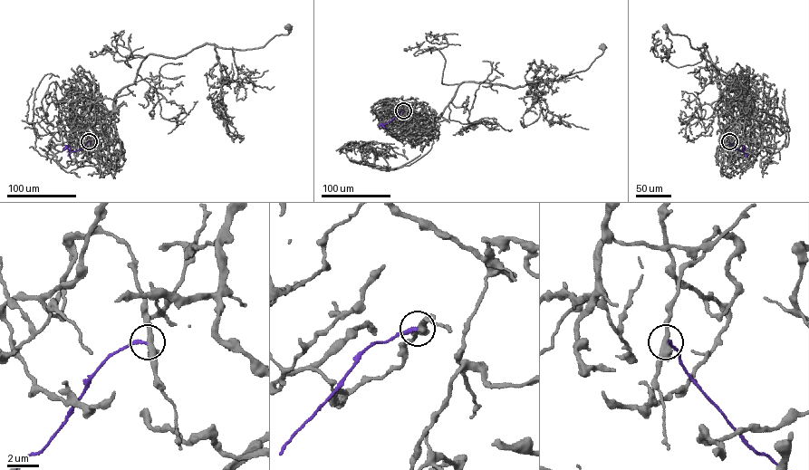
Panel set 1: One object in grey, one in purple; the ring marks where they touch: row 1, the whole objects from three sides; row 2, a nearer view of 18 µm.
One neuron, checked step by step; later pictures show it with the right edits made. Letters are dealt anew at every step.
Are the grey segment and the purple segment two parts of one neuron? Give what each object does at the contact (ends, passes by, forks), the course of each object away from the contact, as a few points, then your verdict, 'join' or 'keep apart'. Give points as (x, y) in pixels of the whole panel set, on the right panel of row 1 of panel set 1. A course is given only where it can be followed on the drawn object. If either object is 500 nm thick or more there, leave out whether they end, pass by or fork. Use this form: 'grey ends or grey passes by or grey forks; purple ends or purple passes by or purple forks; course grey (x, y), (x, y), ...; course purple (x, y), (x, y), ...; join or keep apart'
grey passes by; purple ends; course grey (729, 141), (751, 96), (725, 84), (701, 58), (705, 43), (693, 48), (666, 26); course purple (729, 141), (747, 157); keep apart

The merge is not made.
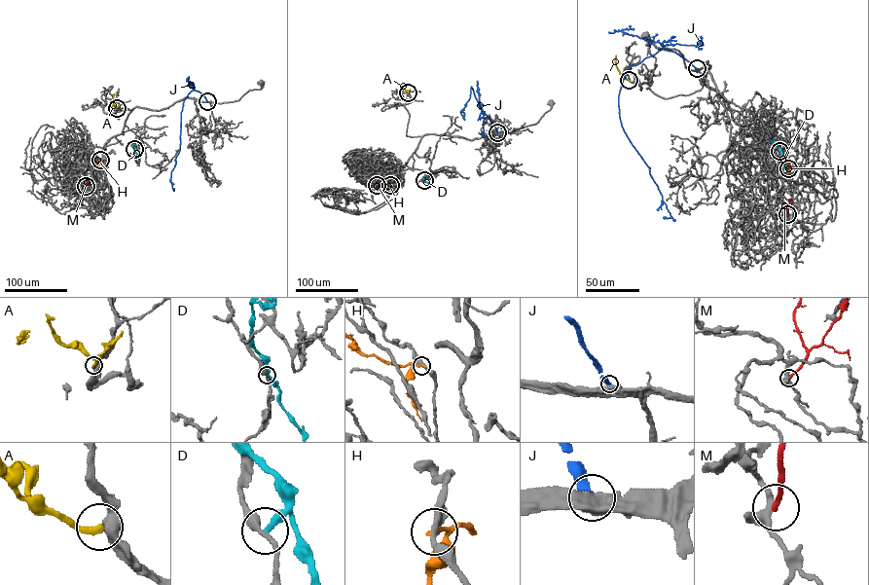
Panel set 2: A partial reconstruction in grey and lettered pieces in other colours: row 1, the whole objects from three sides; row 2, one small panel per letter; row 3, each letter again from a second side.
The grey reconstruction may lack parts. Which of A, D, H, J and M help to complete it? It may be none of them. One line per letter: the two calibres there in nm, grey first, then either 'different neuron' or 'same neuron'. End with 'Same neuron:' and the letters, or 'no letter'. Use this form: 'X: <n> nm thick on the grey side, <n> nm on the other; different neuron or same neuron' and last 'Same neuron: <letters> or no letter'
A: 420 nm thick on the grey side, 280 nm on the other; same neuron
D: 320 nm thick on the grey side, 320 nm on the other; different neuron
H: 280 nm thick on the grey side, 190 nm on the other; different neuron
J: 650 nm thick on the grey side, 320 nm on the other; different neuron
M: 320 nm thick on the grey side, 240 nm on the other; different neuron
Same neuron: A

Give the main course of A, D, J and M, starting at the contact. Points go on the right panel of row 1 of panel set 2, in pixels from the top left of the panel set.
A: (629, 80), (618, 69), (615, 55)
D: (779, 151), (783, 169)
J: (697, 68), (673, 52), (660, 50), (630, 68), (618, 95), (625, 132), (649, 167), (672, 217), (663, 217)
M: (787, 214), (790, 198)

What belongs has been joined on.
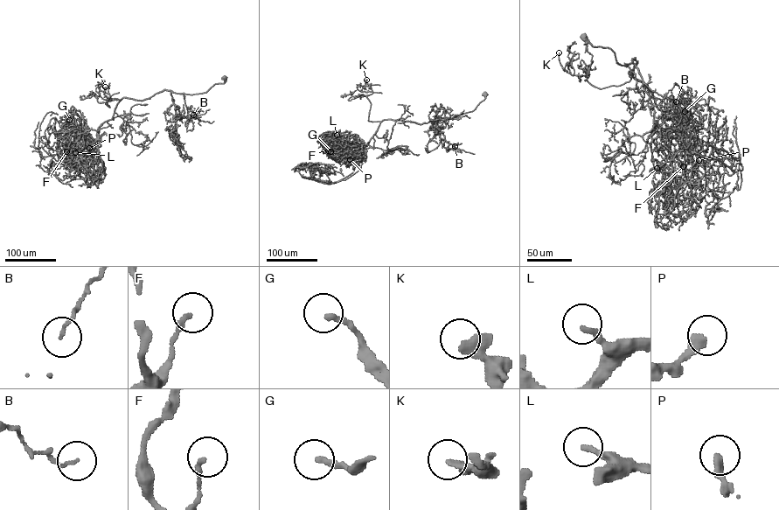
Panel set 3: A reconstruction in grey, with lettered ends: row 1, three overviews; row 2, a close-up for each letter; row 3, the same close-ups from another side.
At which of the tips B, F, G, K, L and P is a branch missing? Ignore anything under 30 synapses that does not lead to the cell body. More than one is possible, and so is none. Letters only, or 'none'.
K

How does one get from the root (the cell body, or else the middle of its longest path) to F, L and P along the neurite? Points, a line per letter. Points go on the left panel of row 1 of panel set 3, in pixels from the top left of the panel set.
F: (224, 78), (224, 83), (201, 94), (163, 90), (142, 100), (123, 97), (107, 126), (71, 132), (66, 151)
L: (224, 78), (201, 94), (163, 90), (142, 100), (123, 97), (109, 125), (86, 131), (83, 148), (75, 152)
P: (224, 78), (201, 94), (163, 90), (142, 100), (123, 97), (96, 140), (86, 142), (89, 157), (89, 148)

